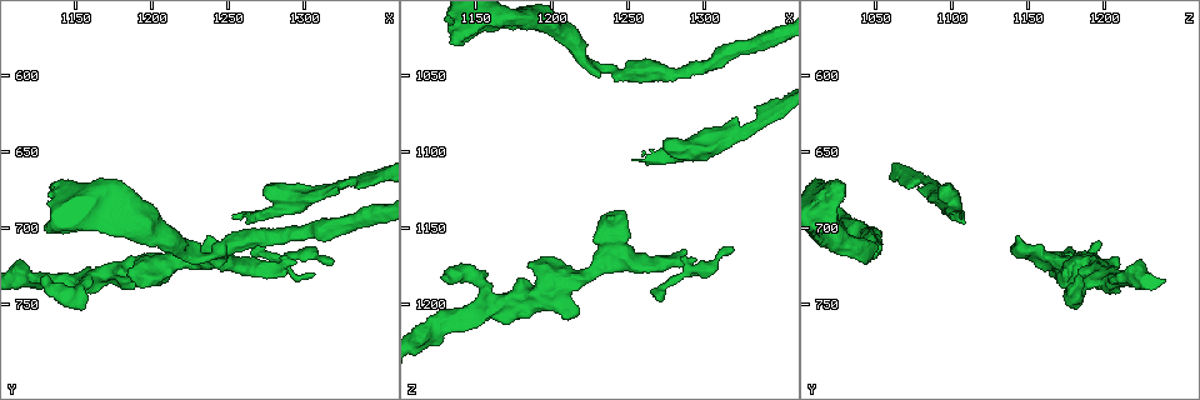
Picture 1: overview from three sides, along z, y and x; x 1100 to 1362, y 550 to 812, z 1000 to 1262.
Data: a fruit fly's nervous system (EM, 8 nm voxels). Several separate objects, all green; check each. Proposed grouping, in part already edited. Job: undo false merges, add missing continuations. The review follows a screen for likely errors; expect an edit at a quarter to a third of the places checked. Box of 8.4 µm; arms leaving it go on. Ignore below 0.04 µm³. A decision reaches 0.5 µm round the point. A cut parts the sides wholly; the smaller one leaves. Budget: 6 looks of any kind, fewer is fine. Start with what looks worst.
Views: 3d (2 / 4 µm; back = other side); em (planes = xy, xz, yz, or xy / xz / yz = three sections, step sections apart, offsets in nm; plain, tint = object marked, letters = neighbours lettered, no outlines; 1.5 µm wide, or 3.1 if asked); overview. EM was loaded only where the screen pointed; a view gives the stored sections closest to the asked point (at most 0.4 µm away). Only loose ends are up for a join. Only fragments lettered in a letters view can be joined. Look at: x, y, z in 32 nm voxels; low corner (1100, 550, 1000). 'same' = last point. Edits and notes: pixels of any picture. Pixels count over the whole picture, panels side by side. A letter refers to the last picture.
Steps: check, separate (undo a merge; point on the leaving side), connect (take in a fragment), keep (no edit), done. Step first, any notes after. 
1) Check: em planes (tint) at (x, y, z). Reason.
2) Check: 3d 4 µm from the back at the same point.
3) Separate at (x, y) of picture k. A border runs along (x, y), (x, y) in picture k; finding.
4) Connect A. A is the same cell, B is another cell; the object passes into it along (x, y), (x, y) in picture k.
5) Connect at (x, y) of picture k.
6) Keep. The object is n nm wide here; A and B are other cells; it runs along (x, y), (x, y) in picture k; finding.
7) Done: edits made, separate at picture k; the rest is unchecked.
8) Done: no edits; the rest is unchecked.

Check: em xz step 4 (letters) at (1130, 732, 1182).

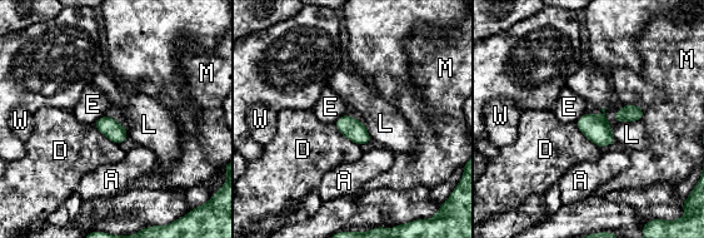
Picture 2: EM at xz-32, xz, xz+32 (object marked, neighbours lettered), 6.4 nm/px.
Keep. A, D, E, L, M and W are other cells; a border runs along (105, 114), (93, 123) in picture 2; none of them fits.

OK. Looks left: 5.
Check: 3d 4 µm at (1136, 672, 1030).

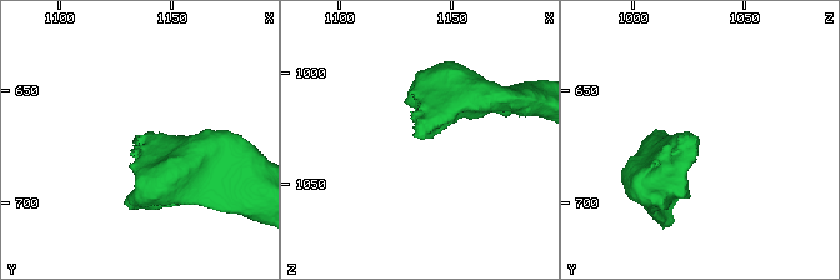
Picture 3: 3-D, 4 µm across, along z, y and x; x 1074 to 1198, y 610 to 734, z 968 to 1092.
Check: em planes (tint) at (1134, 671, 1030). Shape alone is not enough.

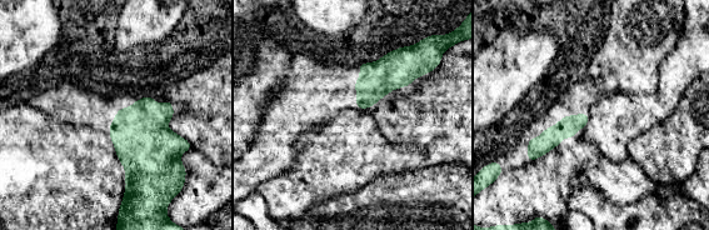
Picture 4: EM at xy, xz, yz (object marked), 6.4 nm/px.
Check: em planes (letters) at the same point. What lies round it.

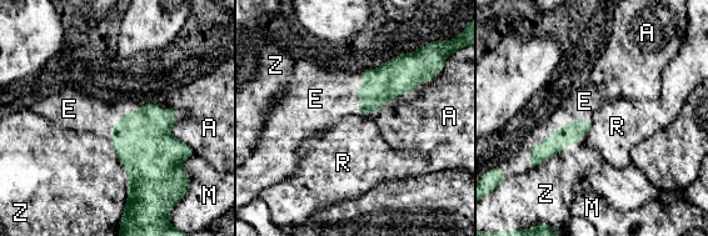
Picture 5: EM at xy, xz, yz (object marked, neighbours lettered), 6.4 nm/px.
Connect E. E is the same cell, A, M, R and Z are other cells; the object passes into it along (393, 78), (358, 94), (319, 98) in picture 5; it goes on there.

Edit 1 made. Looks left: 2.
Check: 3d 4 µm at (1234, 720, 1048).

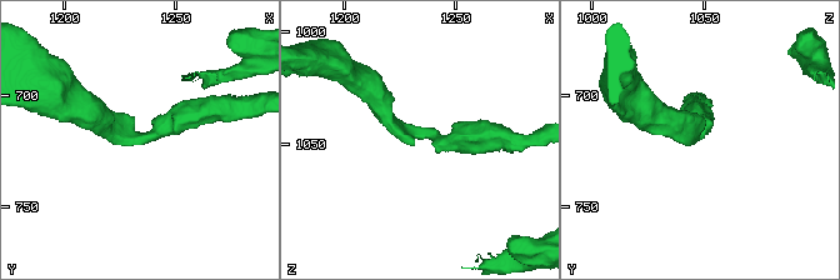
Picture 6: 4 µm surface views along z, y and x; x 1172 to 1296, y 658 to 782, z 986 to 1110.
Check: em planes (letters) at (1233, 719, 1046). The arms are 320, 340 nm wide.

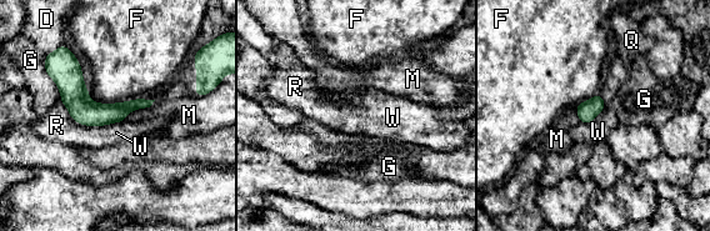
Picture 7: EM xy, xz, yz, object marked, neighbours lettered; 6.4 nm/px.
Keep. The object is 130 nm wide here; D, F, G, M, Q, R and W are other cells; a border runs along (605, 106), (589, 122), (580, 122) in picture 7; continuous, no second cell.

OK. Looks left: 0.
Done: edits made, connect at picture 5; the rest is unchecked.

